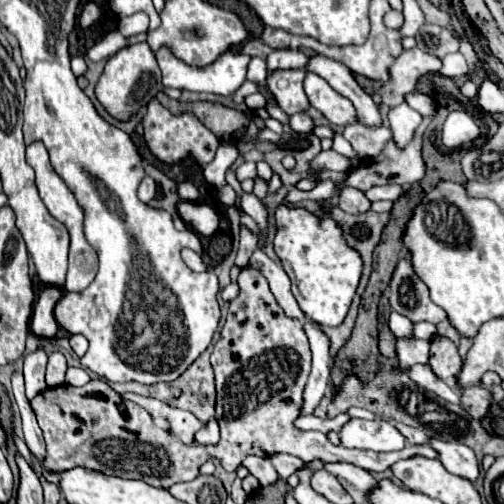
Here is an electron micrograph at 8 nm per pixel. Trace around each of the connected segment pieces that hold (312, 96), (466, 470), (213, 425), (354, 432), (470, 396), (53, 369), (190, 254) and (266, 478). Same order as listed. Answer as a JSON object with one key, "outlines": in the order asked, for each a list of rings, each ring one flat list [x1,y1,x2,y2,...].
{"outlines":[[[308,73,304,79,304,91,312,107,316,107,330,121,332,127,346,127,358,123,358,115,352,101,334,91,322,77]],[[430,437,428,445,432,449,438,449,438,459,450,473,466,477,468,481,476,481,480,471,478,471,478,459,472,449,468,449,464,443,442,441,436,437]],[[210,419,206,425,202,425,198,429,198,433,196,433,194,439,200,445,214,445,214,443,218,443,220,435,218,435,218,423,216,423,216,419]],[[350,419,340,431,340,443,350,449,396,451,404,447,404,437,384,419]],[[472,385,462,391,462,409,466,409,466,413,472,419,480,421,488,413,490,405,492,405,492,393,488,389]],[[52,353,48,359,48,369,46,369,46,383,50,387,62,385,64,383,64,375,66,375,68,365,67,360,64,359,62,353]],[[182,249,182,259,192,271,206,271,206,265,202,263,200,255,196,255,192,249]],[[250,455,250,457,246,457,242,461,242,465,260,481,262,487,270,487,270,485,274,485,274,481,280,479,268,457,254,457,254,455]]]}

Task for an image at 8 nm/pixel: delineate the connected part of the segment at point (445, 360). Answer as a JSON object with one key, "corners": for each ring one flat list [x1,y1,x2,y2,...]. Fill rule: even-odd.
{"corners":[[436,337,432,341,428,363,430,363,430,369,442,381,454,379,458,375,458,371,462,369,462,359,460,359,460,353,458,353,456,345,450,339,444,339,444,337]]}

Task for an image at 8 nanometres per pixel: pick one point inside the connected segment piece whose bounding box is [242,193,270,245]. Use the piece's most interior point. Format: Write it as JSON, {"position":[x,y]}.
{"position":[250,204]}

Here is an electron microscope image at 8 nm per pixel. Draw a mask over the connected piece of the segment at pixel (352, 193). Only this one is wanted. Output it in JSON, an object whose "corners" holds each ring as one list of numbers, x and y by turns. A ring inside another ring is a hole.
{"corners":[[344,187,340,191,340,209,346,213,364,213,370,209,370,201,366,199,366,195,362,191]]}

